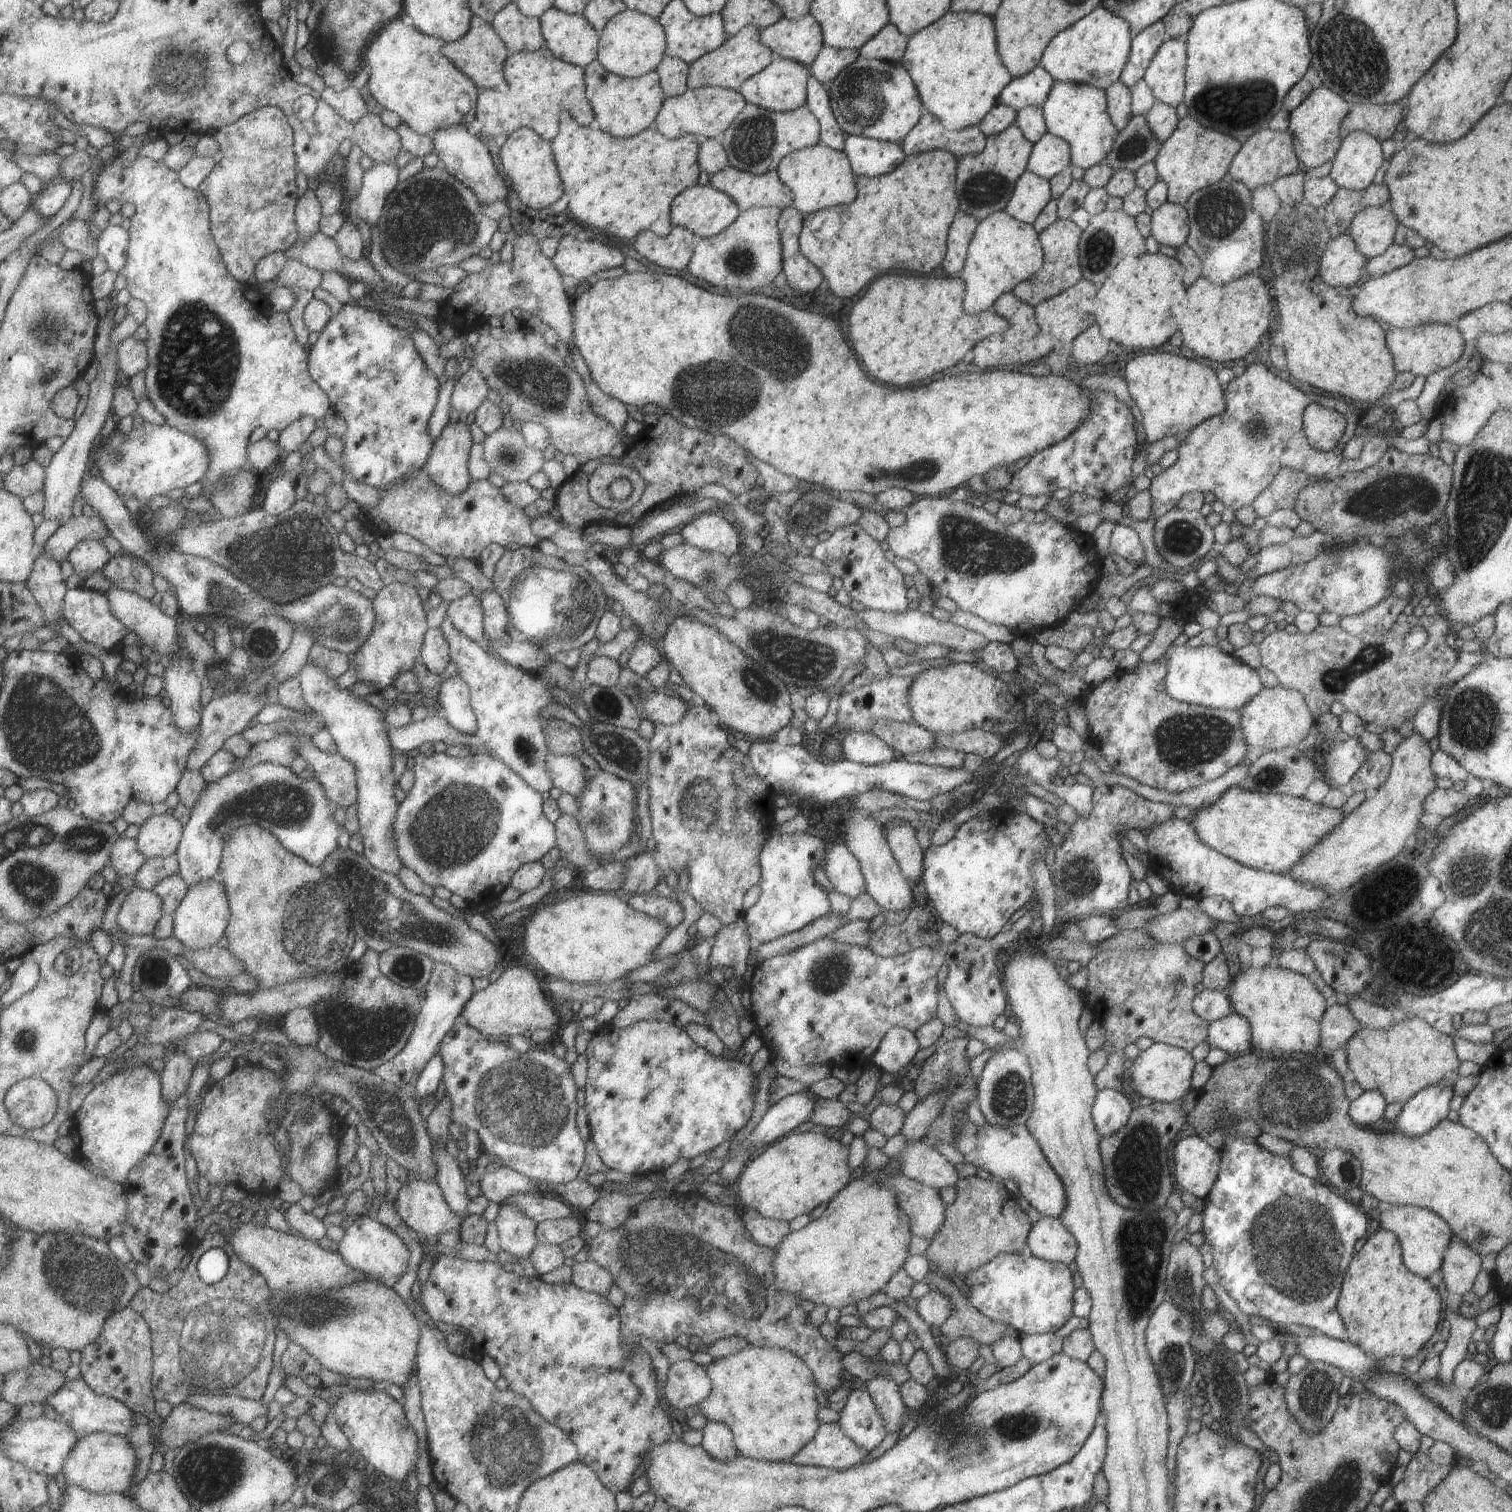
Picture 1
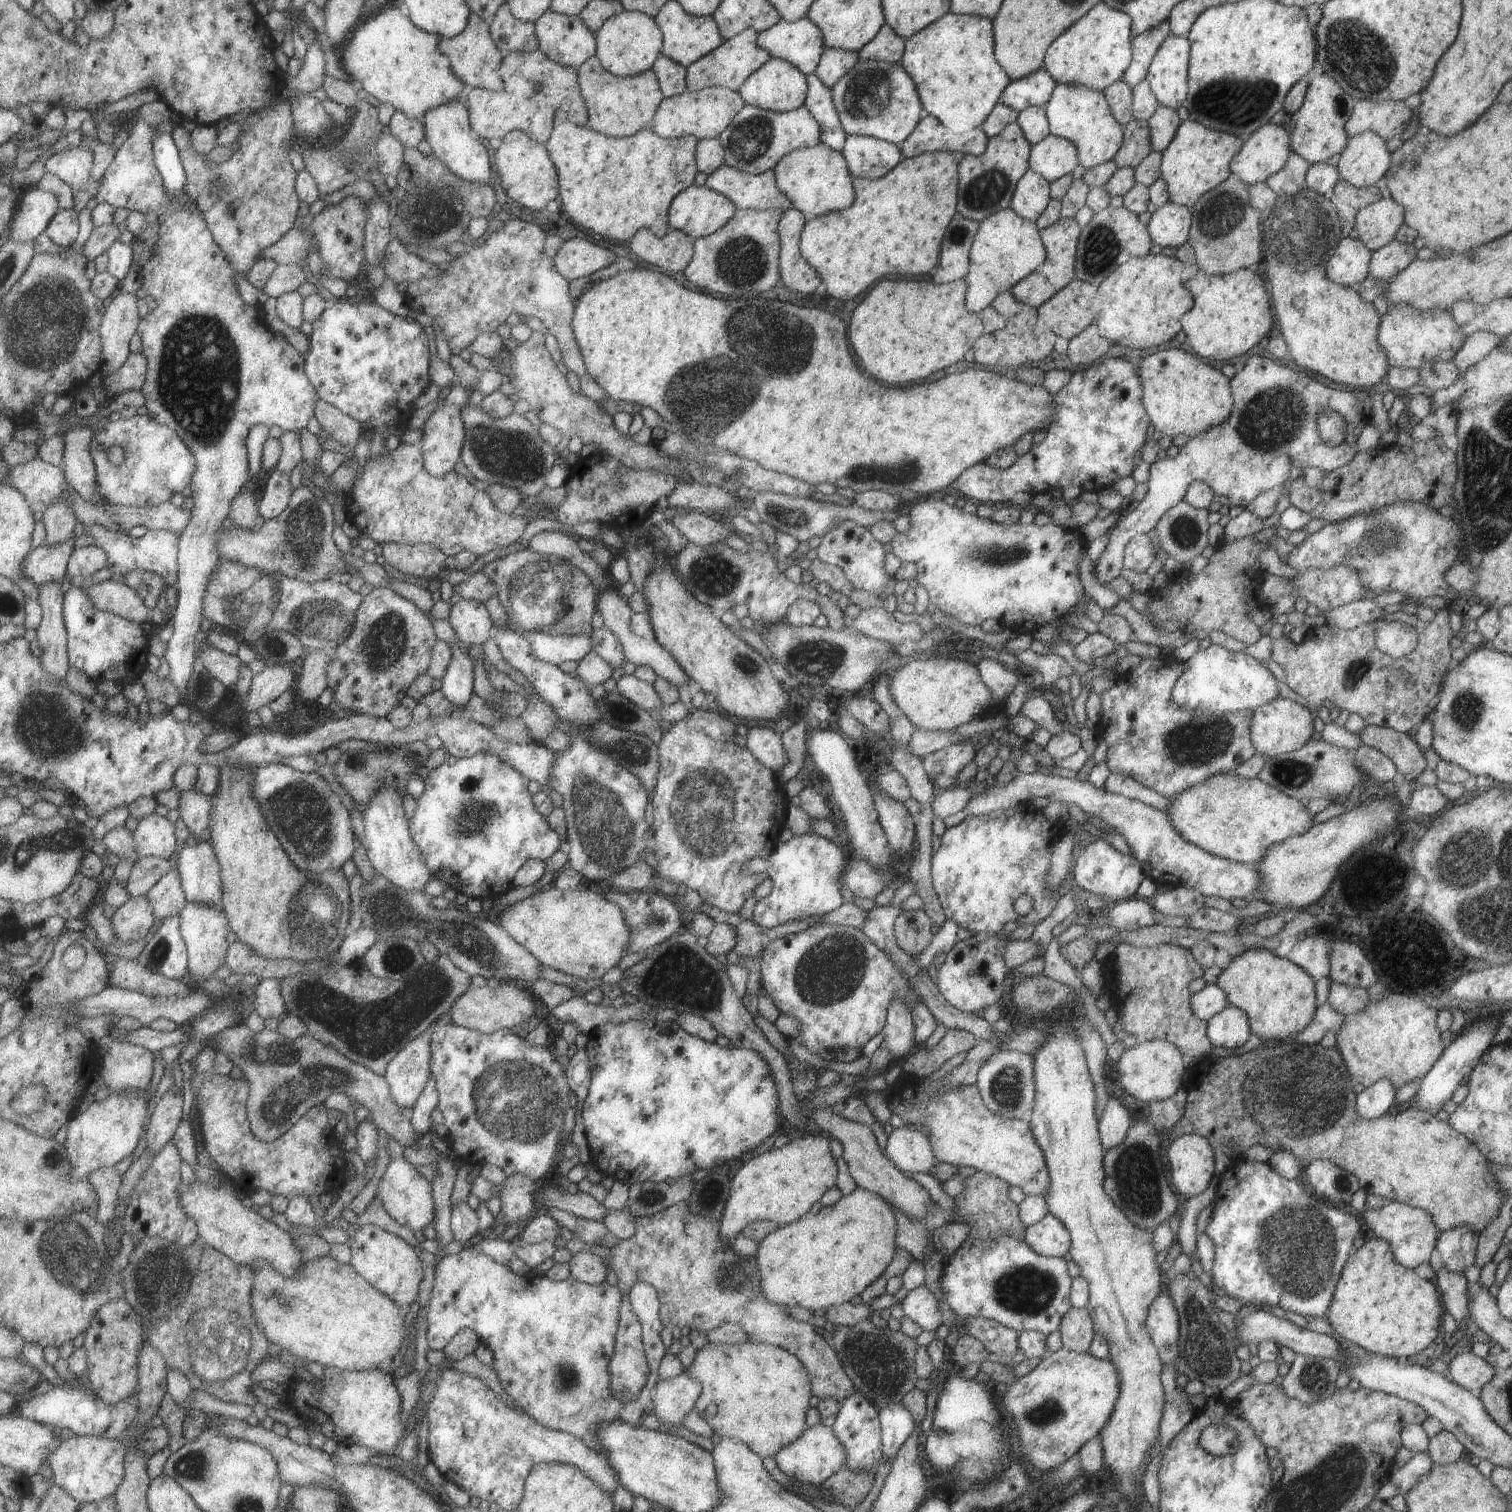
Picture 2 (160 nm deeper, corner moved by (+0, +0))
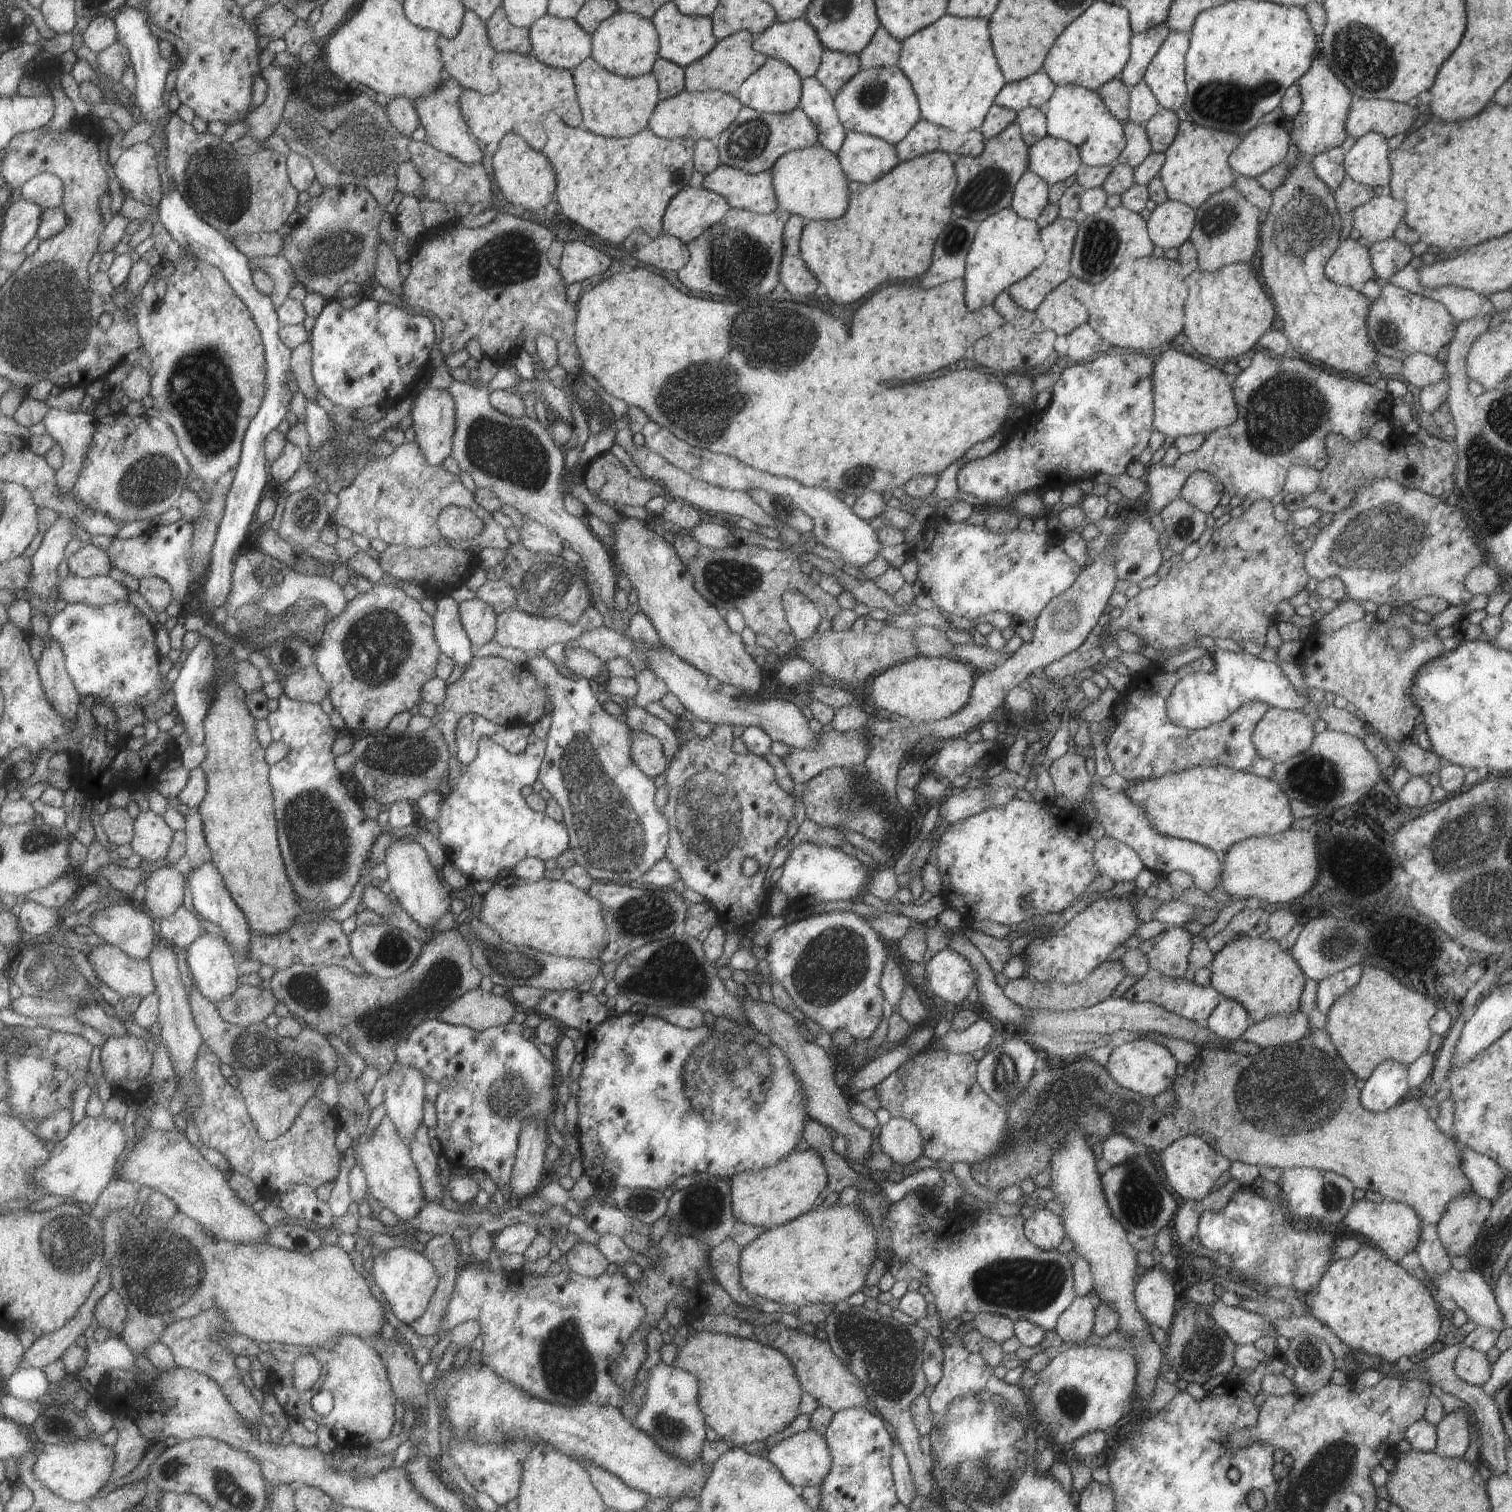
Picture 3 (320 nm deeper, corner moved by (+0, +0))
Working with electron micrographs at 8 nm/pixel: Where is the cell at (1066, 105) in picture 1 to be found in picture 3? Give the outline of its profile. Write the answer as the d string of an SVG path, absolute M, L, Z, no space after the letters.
M1057 85L1042 110L1046 118L1046 134L1076 146L1080 161L1087 166L1112 165L1125 146L1122 122L1106 109L1095 91L1075 85Z

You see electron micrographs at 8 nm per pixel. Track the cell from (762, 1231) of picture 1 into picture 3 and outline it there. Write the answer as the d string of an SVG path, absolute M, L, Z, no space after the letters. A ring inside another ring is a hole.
M705 1178L697 1184L691 1184L688 1187L675 1191L668 1199L668 1207L666 1215L668 1215L676 1224L676 1230L680 1235L693 1237L706 1245L709 1249L717 1246L725 1239L731 1239L738 1248L749 1244L757 1235L765 1232L757 1225L748 1225L740 1223L733 1218L732 1204L729 1202L729 1181L720 1178ZM719 1204L727 1206L727 1208L719 1208ZM715 1208L717 1216L715 1216Z

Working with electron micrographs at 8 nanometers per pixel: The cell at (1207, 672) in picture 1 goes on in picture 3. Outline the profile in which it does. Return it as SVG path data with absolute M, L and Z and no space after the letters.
M1215 648L1210 651L1214 671L1195 673L1178 680L1166 698L1167 718L1178 727L1197 730L1221 722L1245 702L1261 701L1270 707L1301 711L1309 699L1294 689L1282 670L1274 663L1240 651L1233 653Z

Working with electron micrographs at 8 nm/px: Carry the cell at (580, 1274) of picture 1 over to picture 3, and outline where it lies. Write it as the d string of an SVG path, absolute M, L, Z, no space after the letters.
M583 1241L575 1243L566 1253L567 1268L575 1274L589 1278L605 1273L608 1260L593 1244Z

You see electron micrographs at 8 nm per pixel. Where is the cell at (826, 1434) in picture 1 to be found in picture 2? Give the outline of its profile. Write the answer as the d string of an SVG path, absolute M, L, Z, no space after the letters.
M820 1422L812 1427L807 1426L803 1433L787 1446L782 1446L772 1458L775 1459L776 1465L783 1474L809 1487L821 1485L839 1468L845 1468L845 1455L841 1443L832 1433L831 1427L827 1428Z

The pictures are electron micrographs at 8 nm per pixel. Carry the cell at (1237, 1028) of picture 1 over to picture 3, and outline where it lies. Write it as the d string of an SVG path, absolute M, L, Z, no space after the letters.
M1227 997L1222 998L1205 1020L1206 1027L1216 1038L1227 1039L1229 1042L1237 1040L1250 1023L1251 1020L1243 1005Z

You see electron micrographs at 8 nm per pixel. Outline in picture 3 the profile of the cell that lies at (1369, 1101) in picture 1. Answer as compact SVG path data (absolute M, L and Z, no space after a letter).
M1394 1060L1381 1061L1364 1081L1360 1090L1360 1103L1367 1110L1385 1112L1404 1100L1408 1087L1408 1068Z

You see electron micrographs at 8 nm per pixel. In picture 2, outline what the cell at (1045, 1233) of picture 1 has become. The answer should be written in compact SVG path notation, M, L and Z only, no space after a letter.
M1049 1213L1035 1224L1026 1226L1023 1239L1033 1252L1046 1257L1062 1257L1070 1245L1069 1232Z

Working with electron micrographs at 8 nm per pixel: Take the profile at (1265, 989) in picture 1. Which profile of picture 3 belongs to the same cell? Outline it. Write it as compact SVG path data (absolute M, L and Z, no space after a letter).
M1236 935L1220 948L1214 948L1209 964L1210 985L1224 997L1243 1005L1251 1022L1259 1022L1276 1014L1291 1014L1299 1008L1304 974L1293 957L1281 950L1276 940L1266 935Z

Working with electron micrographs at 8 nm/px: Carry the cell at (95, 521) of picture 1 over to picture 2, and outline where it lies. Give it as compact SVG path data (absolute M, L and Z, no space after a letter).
M70 538L63 544L56 545L43 545L39 548L33 549L29 556L23 561L22 574L31 579L38 587L51 581L64 581L68 575L68 564L75 548L73 548L73 542L75 538Z

